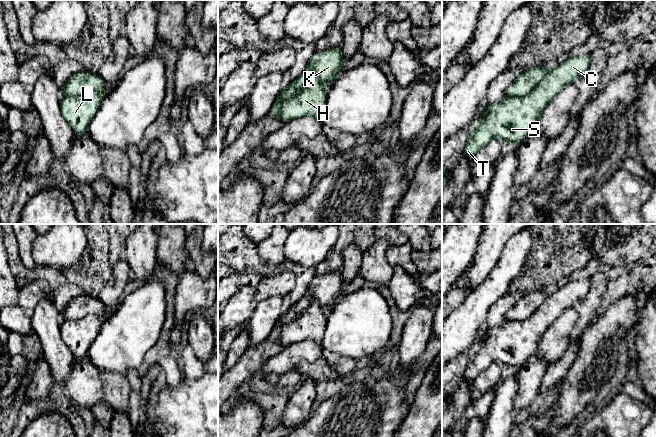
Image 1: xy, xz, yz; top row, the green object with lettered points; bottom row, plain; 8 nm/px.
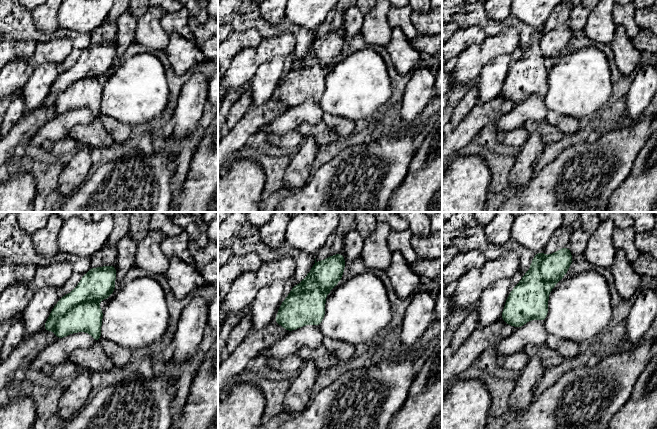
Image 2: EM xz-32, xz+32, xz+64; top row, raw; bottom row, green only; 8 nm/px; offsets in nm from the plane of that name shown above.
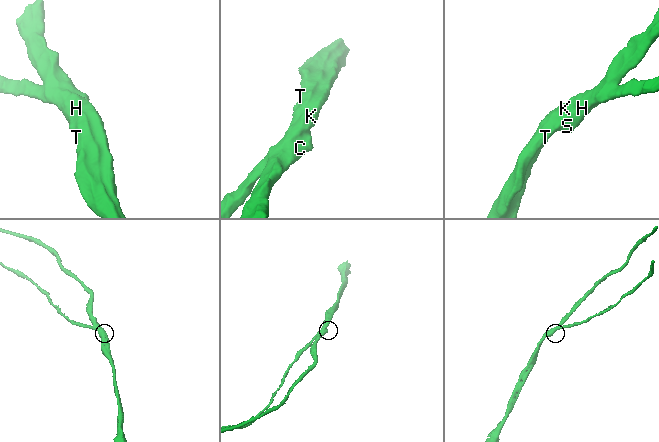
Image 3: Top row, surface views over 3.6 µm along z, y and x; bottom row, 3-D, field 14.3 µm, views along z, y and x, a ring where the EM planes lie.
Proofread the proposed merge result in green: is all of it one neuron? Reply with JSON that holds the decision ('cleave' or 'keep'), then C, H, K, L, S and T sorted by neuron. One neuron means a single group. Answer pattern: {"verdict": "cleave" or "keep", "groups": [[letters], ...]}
{"verdict": "cleave", "groups": [["C", "H", "L", "S", "T"], ["K"]]}

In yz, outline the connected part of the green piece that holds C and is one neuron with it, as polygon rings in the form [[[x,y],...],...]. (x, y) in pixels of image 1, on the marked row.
[[[592,54],[569,57],[561,65],[549,71],[529,94],[513,95],[501,102],[488,105],[482,118],[476,122],[476,127],[466,135],[467,141],[461,153],[473,159],[476,153],[493,138],[500,139],[505,145],[520,144],[530,132],[536,130],[539,118],[547,105],[566,85],[573,83],[588,69],[591,57]]]

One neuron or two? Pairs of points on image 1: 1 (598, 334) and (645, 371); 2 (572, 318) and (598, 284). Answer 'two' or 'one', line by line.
1: two
2: two

